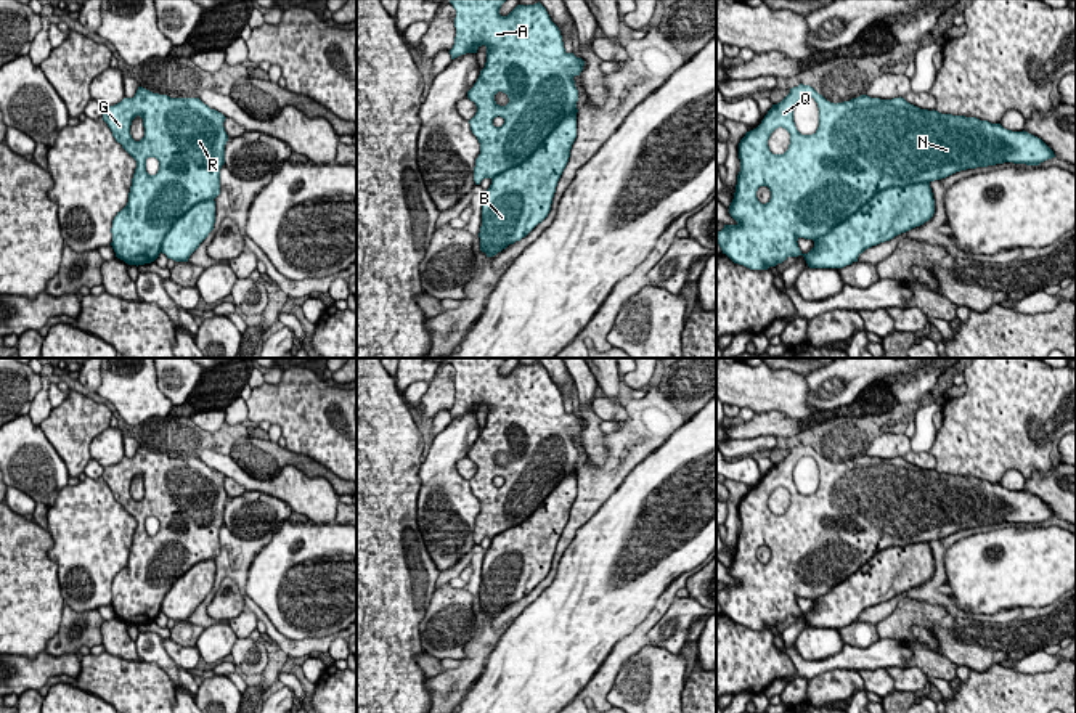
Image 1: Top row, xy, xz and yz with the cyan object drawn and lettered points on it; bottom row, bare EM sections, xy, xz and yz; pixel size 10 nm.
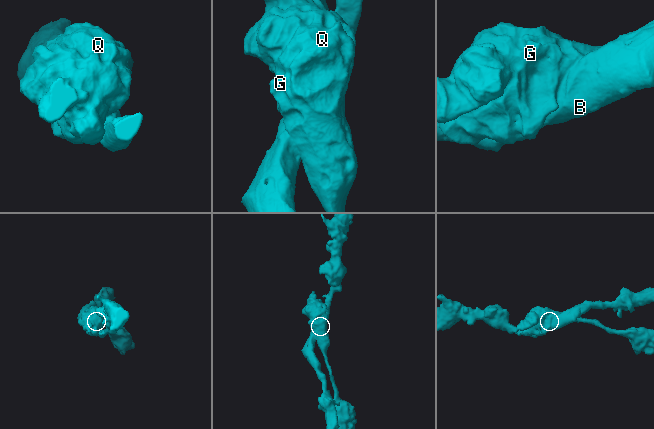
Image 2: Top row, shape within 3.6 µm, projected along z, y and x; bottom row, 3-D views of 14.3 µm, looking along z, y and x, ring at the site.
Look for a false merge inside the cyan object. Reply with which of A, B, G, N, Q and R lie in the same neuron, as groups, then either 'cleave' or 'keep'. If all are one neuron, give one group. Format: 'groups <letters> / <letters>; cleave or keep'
groups A G N Q R / B; cleave

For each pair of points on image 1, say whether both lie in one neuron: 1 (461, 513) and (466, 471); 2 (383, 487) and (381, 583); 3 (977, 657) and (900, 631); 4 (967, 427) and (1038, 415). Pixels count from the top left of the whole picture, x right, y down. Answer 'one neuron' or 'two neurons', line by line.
1: two neurons
2: one neuron
3: one neuron
4: one neuron

